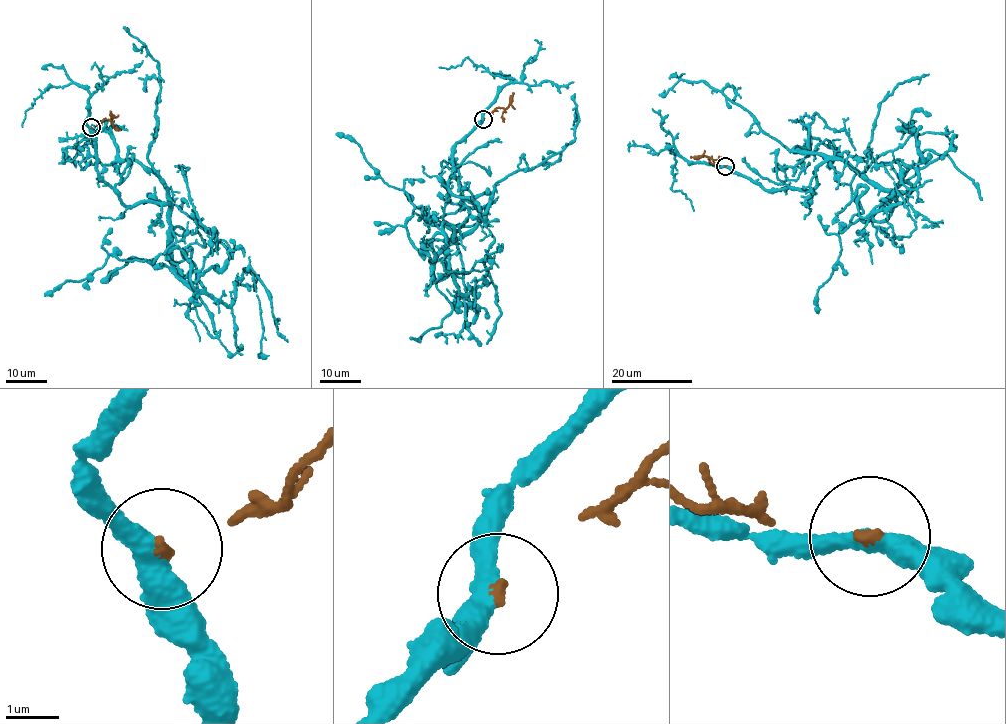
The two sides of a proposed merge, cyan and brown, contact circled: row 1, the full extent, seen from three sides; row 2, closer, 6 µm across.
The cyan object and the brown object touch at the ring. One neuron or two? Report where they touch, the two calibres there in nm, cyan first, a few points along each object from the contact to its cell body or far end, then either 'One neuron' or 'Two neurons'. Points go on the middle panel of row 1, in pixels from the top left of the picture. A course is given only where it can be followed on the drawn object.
Place: (483, 119). Thickness 420 nm (cyan) against 150 nm. Course of cyan: (483, 119), (449, 182), (479, 220), (430, 259), (447, 239), (464, 295), (489, 267), (448, 272), (452, 250). Course of brown: (483, 119), (498, 108), (507, 108), (514, 93). One neuron

